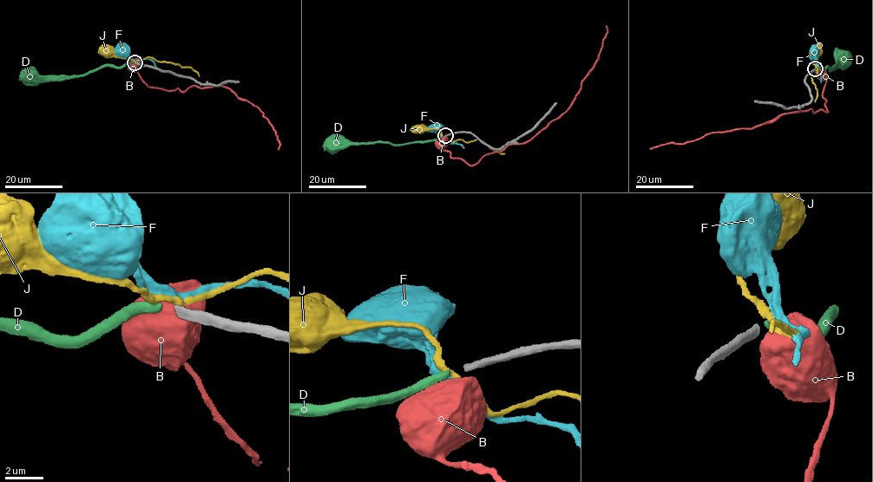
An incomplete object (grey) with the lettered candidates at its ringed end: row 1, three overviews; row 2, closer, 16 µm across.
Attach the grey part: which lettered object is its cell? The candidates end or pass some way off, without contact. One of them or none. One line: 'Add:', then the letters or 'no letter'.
Add: D

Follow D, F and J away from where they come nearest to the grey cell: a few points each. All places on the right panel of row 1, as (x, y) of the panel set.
D: (816, 68), (823, 71), (829, 66), (830, 70), (843, 58)
F: (817, 68), (813, 53)
J: (817, 68), (812, 61), (818, 51)

